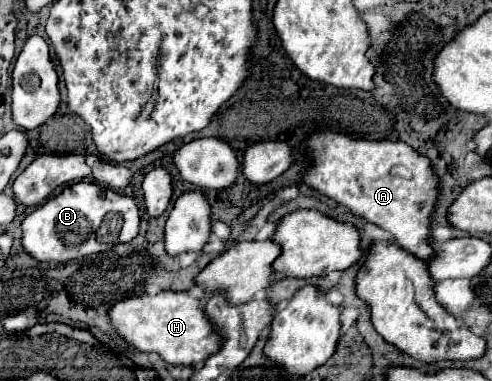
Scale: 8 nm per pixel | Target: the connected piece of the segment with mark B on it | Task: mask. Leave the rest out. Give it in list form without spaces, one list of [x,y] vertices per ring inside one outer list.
[[[80,181],[66,187],[60,195],[48,199],[44,205],[40,205],[22,221],[22,245],[38,261],[64,263],[64,261],[82,259],[94,253],[108,251],[118,243],[130,243],[138,235],[138,229],[140,229],[140,215],[138,215],[138,205],[132,197],[120,195],[98,183]]]

